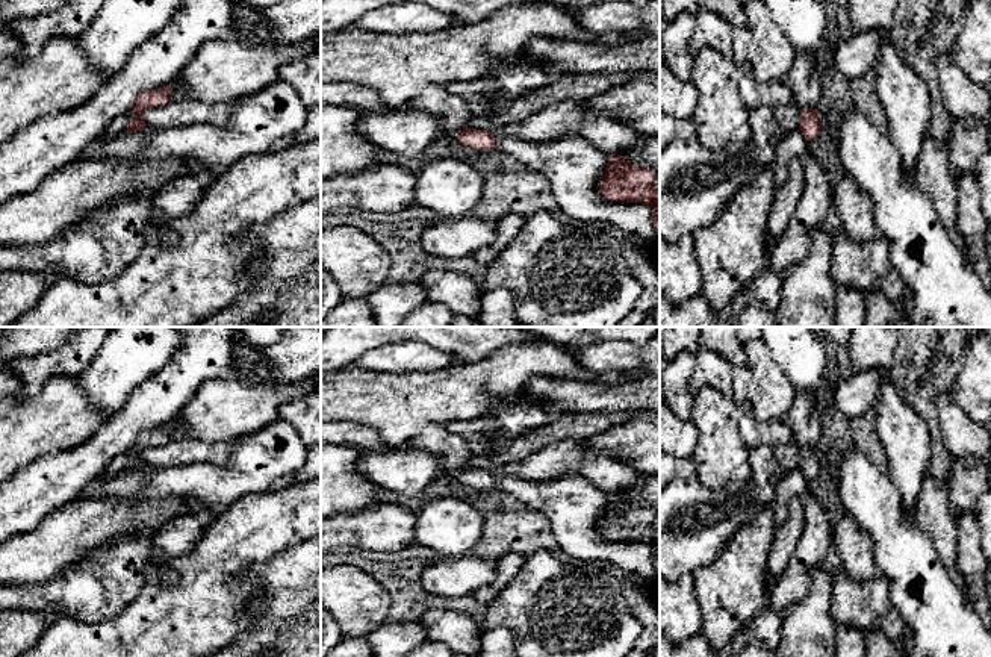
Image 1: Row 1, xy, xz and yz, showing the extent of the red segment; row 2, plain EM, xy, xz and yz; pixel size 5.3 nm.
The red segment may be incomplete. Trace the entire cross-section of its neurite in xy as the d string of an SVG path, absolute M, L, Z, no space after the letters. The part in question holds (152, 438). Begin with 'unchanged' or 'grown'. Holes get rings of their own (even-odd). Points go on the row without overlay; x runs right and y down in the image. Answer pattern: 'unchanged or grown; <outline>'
grown; M171 425L141 431L133 448L116 456L103 471L103 474L110 478L118 478L126 472L142 471L148 465L144 459L144 453L148 448L154 448L171 441L171 431Z

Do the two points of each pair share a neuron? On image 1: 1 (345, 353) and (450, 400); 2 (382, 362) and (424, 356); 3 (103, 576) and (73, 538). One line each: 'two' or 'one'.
1: two
2: one
3: two

